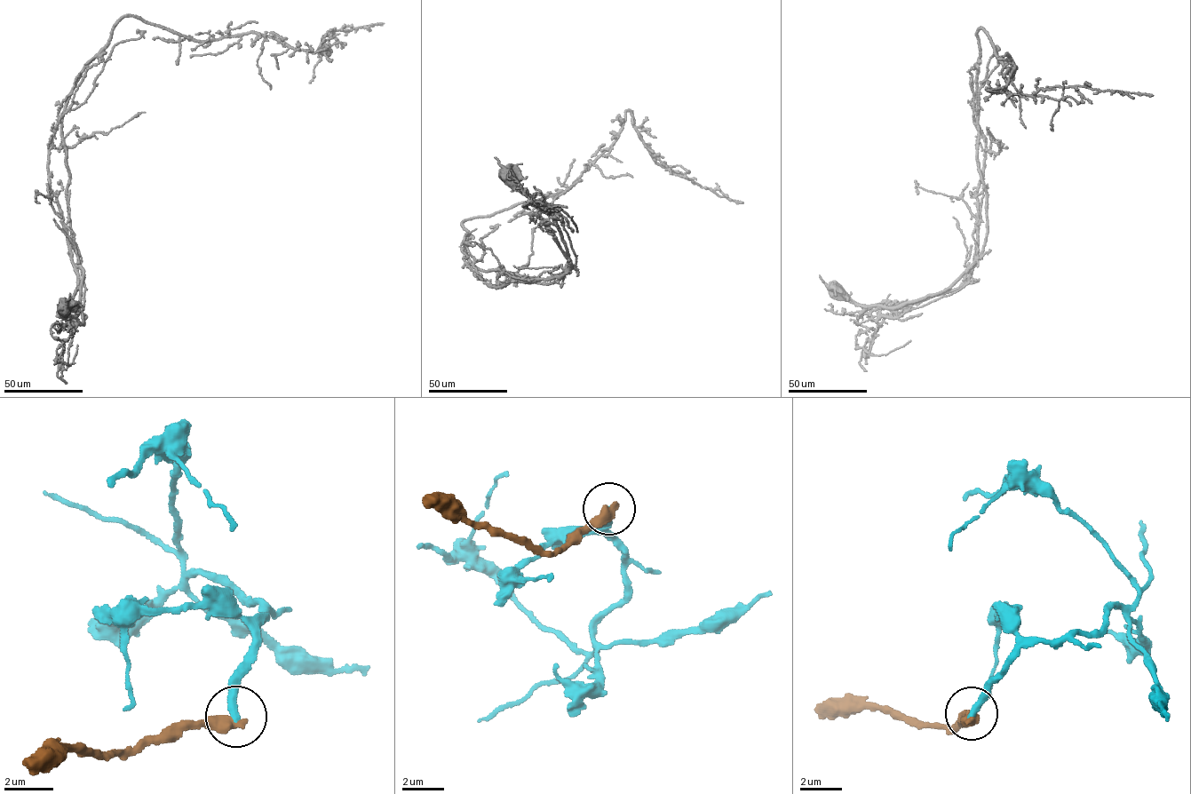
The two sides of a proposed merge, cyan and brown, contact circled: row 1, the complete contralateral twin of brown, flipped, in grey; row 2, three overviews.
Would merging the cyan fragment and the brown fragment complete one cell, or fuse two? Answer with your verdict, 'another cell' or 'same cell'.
another cell

